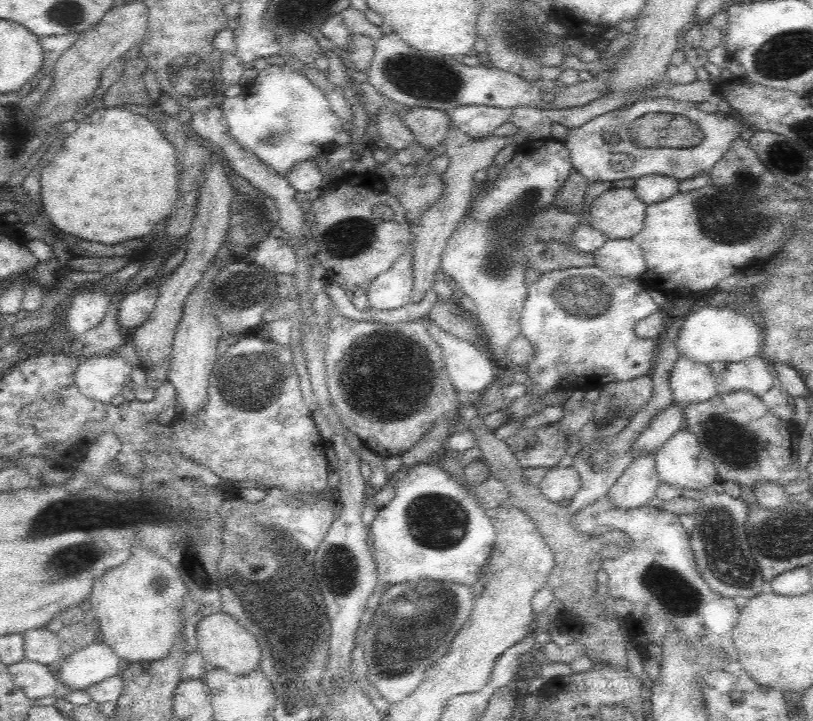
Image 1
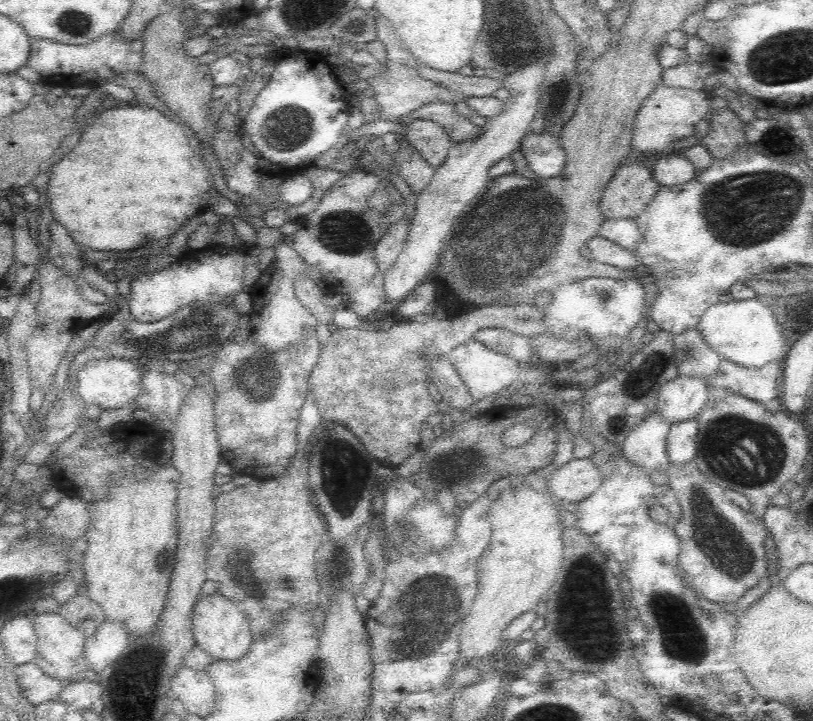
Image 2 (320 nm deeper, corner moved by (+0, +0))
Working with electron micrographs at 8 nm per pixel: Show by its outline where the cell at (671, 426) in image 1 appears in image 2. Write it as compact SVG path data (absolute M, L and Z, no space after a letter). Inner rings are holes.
M679 374L660 389L656 412L672 423L697 419L709 397L708 386L709 379Z

